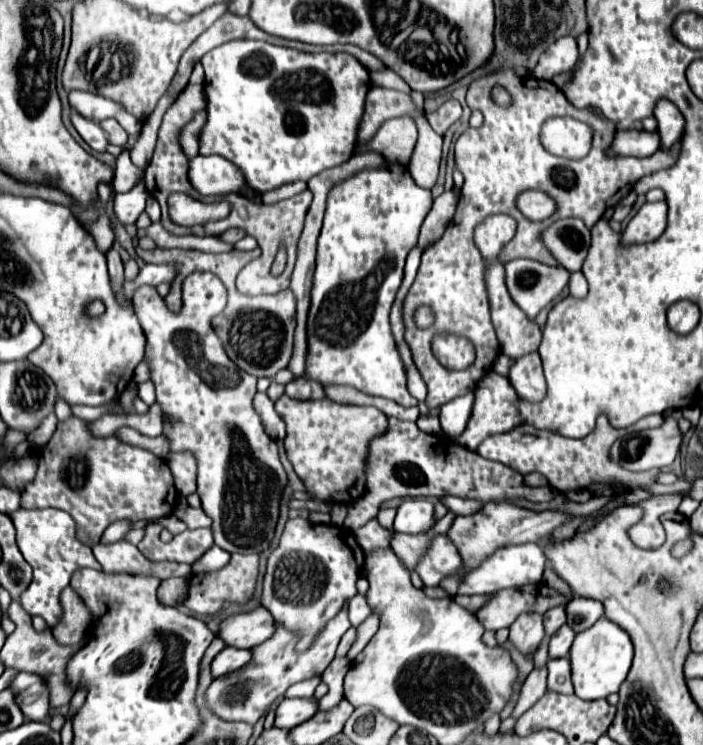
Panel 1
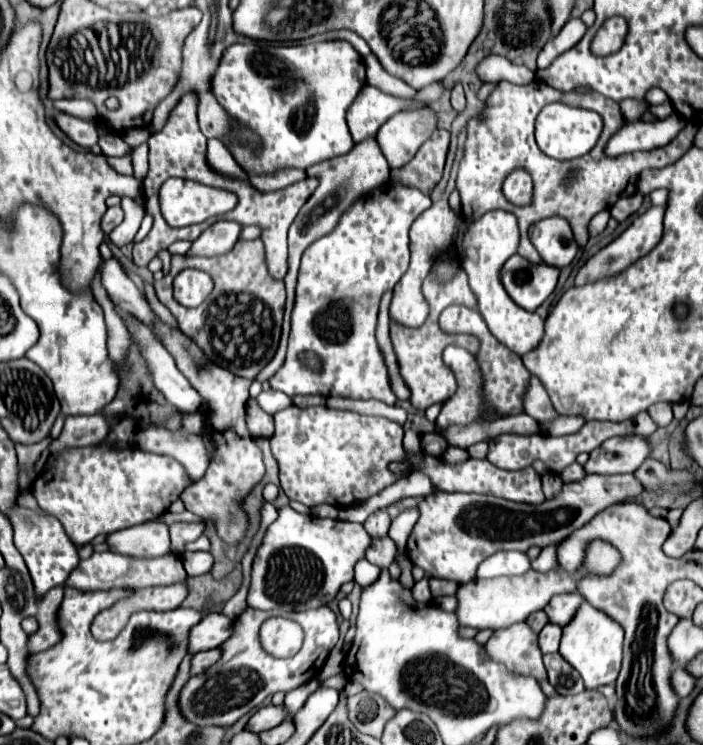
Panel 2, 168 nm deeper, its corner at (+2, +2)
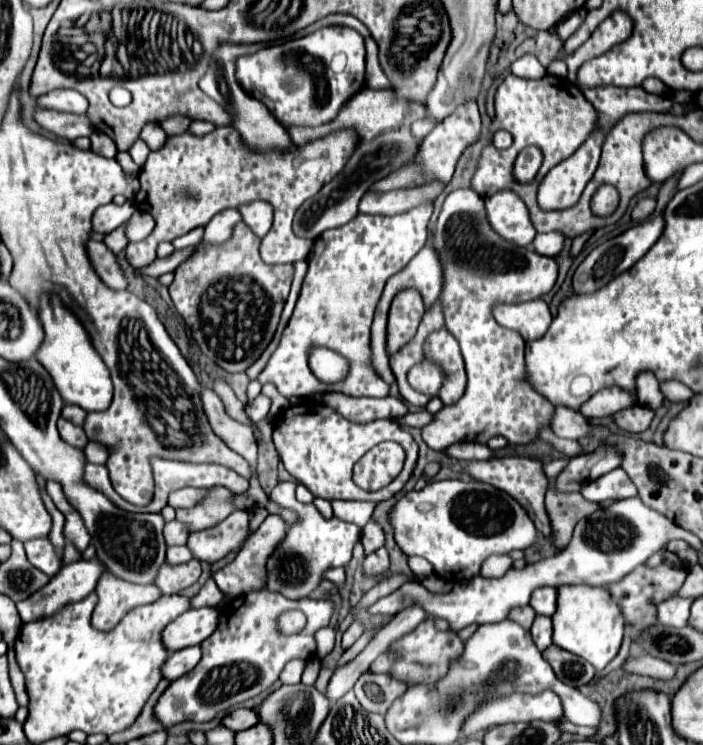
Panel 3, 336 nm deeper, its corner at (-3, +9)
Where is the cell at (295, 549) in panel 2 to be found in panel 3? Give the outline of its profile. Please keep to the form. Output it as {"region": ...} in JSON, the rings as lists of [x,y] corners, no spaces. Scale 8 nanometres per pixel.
{"region":[[[279,482],[269,498],[297,514],[293,524],[287,524],[287,534],[275,548],[275,552],[267,560],[267,580],[265,590],[279,592],[291,600],[307,598],[313,590],[319,588],[321,580],[325,580],[325,572],[329,568],[345,568],[351,560],[351,552],[357,542],[361,542],[361,528],[355,524],[343,522],[339,518],[323,518],[321,512],[313,504],[301,504],[295,498],[295,482]]]}

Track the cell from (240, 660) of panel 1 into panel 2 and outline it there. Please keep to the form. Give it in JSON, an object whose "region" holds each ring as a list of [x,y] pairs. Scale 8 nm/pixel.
{"region":[[[216,649],[192,655],[192,659],[190,659],[190,675],[198,675],[200,671],[214,665],[218,659],[220,659],[220,651],[216,651]]]}

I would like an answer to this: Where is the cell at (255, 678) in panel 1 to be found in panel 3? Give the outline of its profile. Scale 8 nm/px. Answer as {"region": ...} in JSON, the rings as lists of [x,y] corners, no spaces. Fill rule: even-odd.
{"region":[[[249,592],[245,596],[237,596],[221,608],[221,626],[217,632],[201,644],[203,658],[197,668],[187,672],[169,684],[165,694],[155,706],[157,718],[171,726],[179,722],[209,722],[219,714],[235,708],[243,700],[249,700],[279,680],[279,674],[287,666],[287,662],[301,658],[311,660],[317,654],[315,632],[329,626],[335,612],[335,604],[331,600],[289,600],[277,592]],[[297,608],[305,612],[307,626],[297,636],[281,636],[277,632],[275,620],[281,612]]]}

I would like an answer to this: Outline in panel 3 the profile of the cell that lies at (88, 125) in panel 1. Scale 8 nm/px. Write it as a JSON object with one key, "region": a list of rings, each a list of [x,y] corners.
{"region":[[[41,108],[41,110],[35,112],[35,120],[43,128],[47,128],[49,132],[53,132],[61,138],[67,138],[67,140],[91,136],[93,130],[95,130],[87,114],[67,114],[67,112]]]}

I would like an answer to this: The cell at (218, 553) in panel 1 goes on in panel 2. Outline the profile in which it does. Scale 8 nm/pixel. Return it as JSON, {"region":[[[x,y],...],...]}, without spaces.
{"region":[[[186,551],[186,553],[182,553],[180,559],[182,559],[184,569],[186,569],[186,573],[188,573],[190,577],[208,573],[210,567],[212,567],[212,563],[214,563],[212,555],[210,555],[210,553],[204,553],[204,551],[196,551],[196,553]]]}

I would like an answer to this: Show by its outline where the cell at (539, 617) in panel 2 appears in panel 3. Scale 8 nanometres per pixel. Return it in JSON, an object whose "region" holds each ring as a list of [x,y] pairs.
{"region":[[[529,606],[529,608],[513,608],[513,612],[509,614],[509,618],[515,620],[515,622],[519,622],[525,630],[531,628],[535,616],[537,616],[537,612],[535,612],[531,606]]]}

